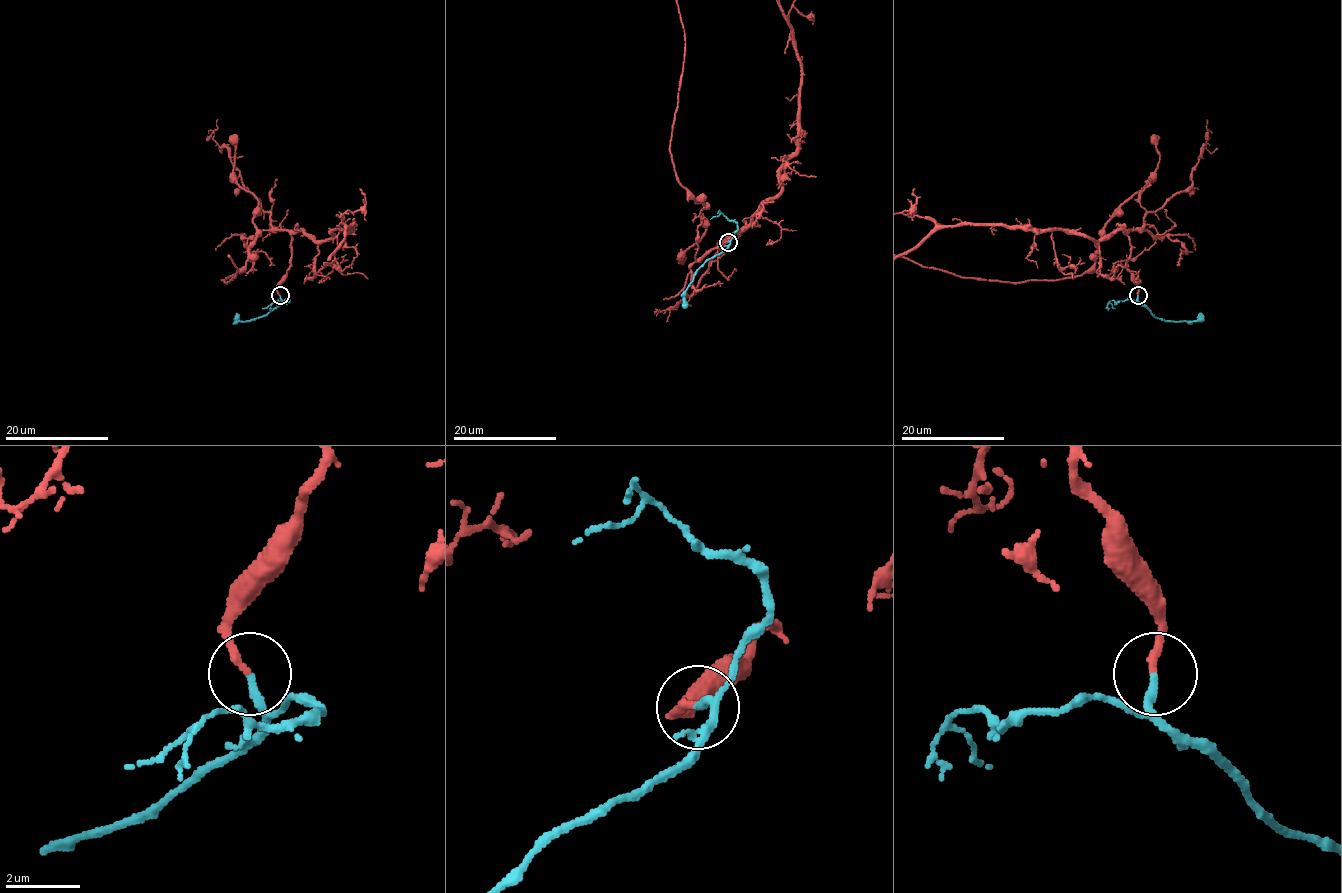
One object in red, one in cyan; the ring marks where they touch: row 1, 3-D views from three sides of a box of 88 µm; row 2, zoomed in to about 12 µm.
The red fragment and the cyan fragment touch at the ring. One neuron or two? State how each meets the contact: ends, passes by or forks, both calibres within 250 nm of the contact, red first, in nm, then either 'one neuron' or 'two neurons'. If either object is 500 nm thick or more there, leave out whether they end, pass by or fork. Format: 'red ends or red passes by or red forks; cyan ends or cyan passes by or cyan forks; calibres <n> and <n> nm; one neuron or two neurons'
red ends; cyan ends; calibres 200 and 220 nm; one neuron

